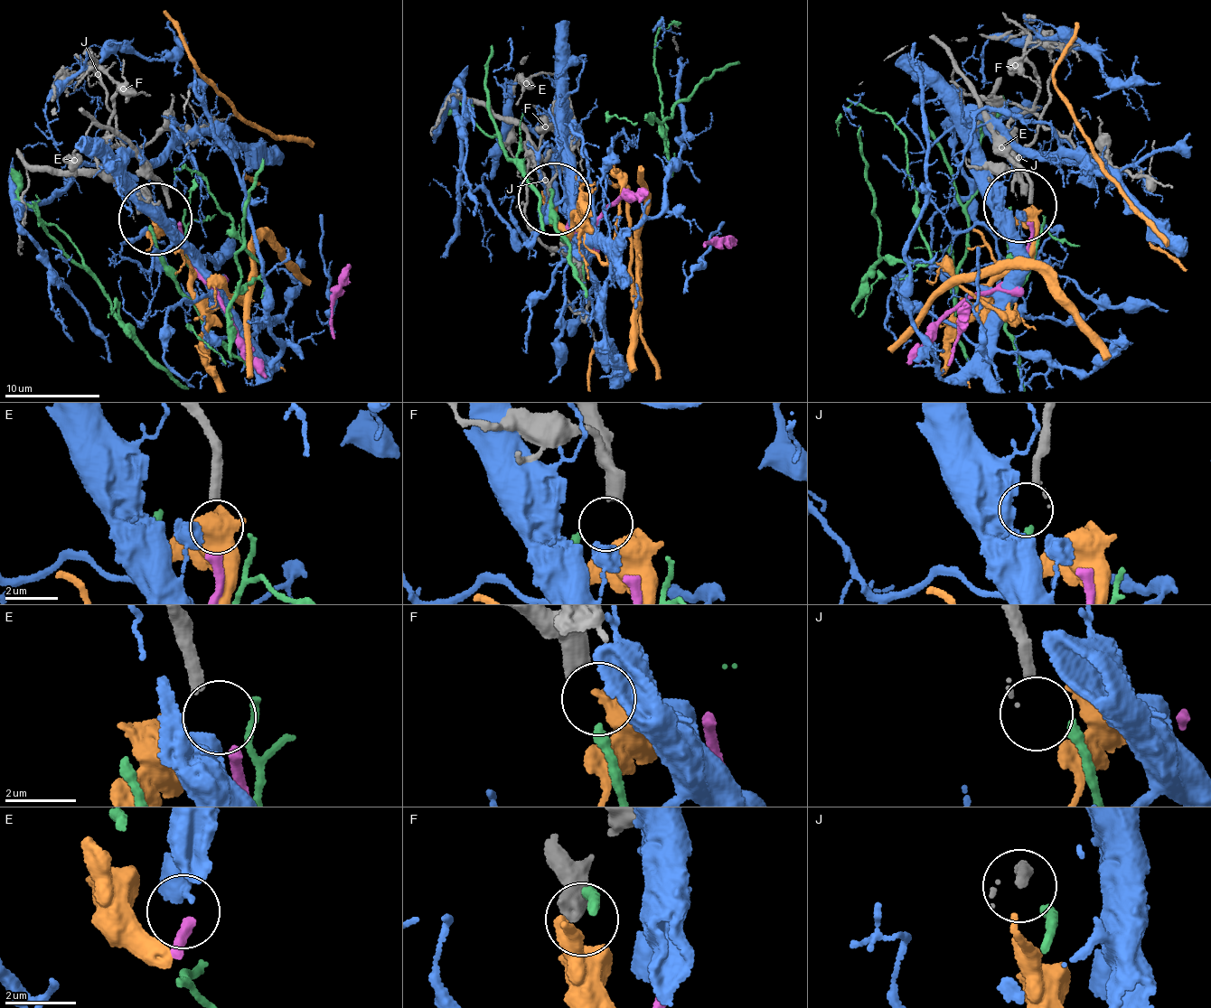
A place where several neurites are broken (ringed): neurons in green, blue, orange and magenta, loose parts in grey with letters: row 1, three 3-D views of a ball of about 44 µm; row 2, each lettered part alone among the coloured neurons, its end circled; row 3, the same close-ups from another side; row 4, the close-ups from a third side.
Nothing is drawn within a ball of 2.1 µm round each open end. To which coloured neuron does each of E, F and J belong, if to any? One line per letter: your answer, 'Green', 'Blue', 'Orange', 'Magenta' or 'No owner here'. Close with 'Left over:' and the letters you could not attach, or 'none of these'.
E: Magenta
F: Orange
J: Green
Left over: none of these

